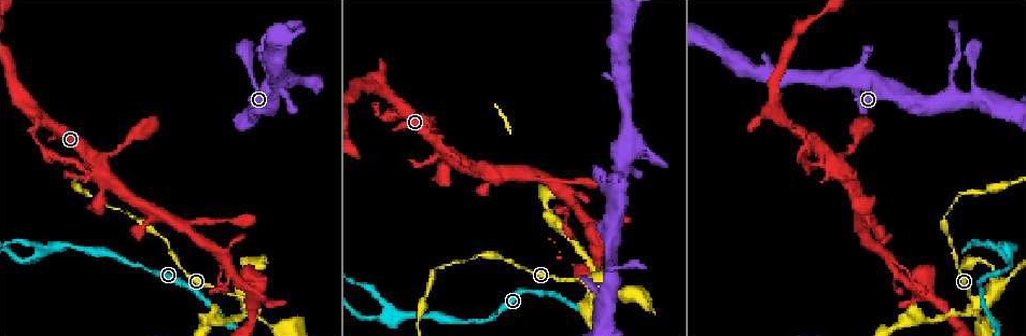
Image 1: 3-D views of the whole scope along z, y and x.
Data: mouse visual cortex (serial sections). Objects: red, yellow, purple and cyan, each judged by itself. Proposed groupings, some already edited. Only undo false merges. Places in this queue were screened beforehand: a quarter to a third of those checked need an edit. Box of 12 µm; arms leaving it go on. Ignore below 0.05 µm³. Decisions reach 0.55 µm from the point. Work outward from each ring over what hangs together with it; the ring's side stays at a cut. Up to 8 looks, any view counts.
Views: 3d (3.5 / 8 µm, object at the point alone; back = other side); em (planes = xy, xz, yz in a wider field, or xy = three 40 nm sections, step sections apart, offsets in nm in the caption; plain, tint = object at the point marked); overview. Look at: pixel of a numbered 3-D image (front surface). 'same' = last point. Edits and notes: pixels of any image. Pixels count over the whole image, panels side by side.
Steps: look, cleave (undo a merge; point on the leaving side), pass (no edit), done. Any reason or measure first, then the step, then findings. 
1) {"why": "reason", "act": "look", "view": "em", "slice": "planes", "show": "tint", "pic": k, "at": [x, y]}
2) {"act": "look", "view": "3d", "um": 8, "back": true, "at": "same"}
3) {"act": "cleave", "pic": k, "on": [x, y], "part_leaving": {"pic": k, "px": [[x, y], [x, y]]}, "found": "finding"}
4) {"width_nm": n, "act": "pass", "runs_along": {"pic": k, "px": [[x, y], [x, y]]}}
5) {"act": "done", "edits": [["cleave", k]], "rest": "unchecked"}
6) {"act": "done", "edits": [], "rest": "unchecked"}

{"why": "sharp bend", "act": "look", "view": "3d", "um": 3.5, "back": true, "pic": 1, "at": [428, 123]}

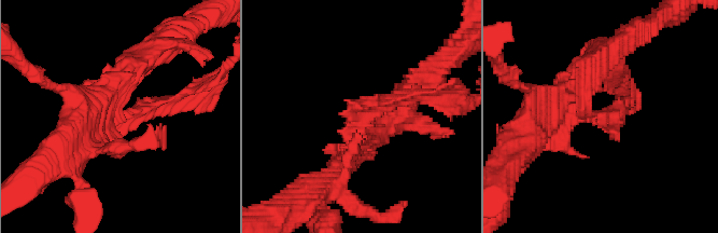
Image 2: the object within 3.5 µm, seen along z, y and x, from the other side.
{"why": "need the tissue", "act": "look", "view": "em", "slice": "xy", "step": 1, "show": "tint", "pic": 2, "at": [120, 117]}

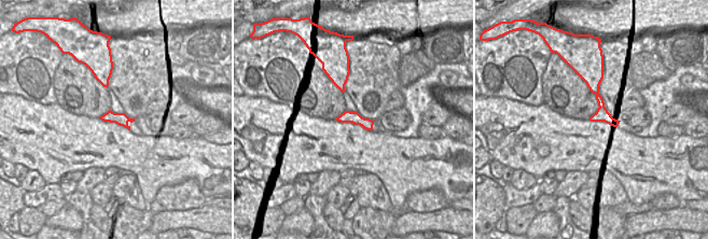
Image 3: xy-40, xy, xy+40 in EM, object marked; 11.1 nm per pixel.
{"act": "cleave", "pic": 2, "on": [367, 103], "part_leaving": {"pic": 2, "px": [[115, 112], [178, 103], [200, 85]]}, "found": "two cells meet here"}

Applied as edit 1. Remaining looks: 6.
{"why": "redraw", "act": "look", "view": "overview"}

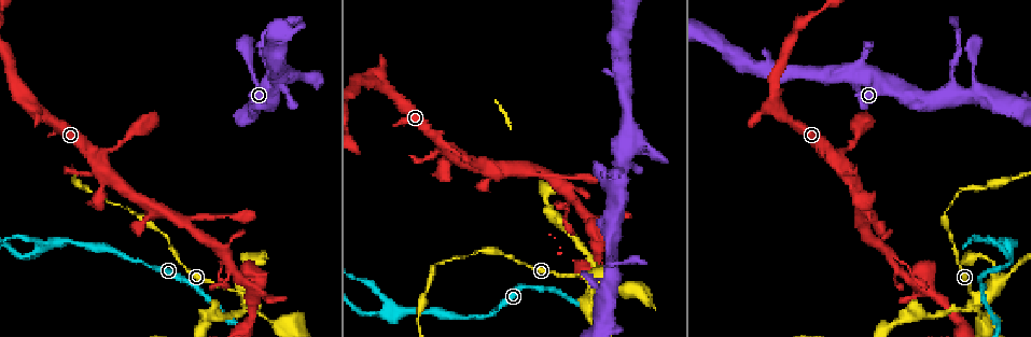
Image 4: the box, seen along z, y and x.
{"why": "three-way junction", "act": "look", "view": "em", "slice": "planes", "show": "tint", "pic": 4, "at": [396, 307]}

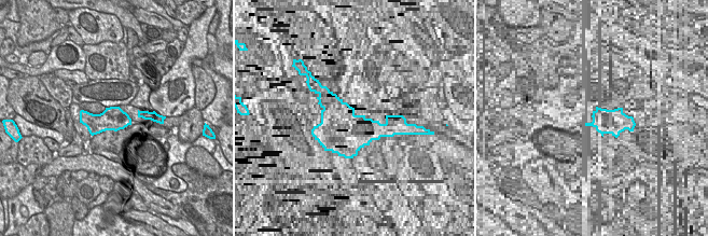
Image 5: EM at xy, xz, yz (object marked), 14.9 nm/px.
{"why": "see where the arms go", "act": "look", "view": "3d", "um": 3.5, "at": "same"}

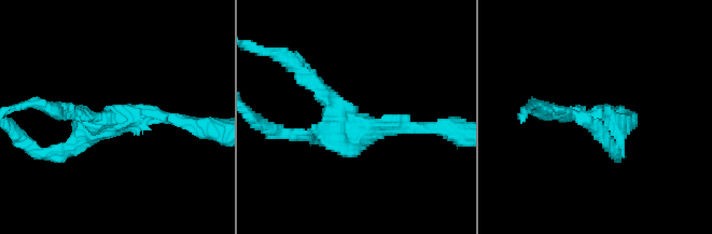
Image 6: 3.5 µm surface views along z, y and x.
{"act": "pass", "runs_along": {"pic": 6, "px": [[178, 120], [115, 116], [49, 150]]}, "found": "continuous, no second cell"}

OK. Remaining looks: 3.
{"why": "four arms meet", "act": "look", "view": "3d", "um": 3.5, "pic": 4, "at": [976, 299]}

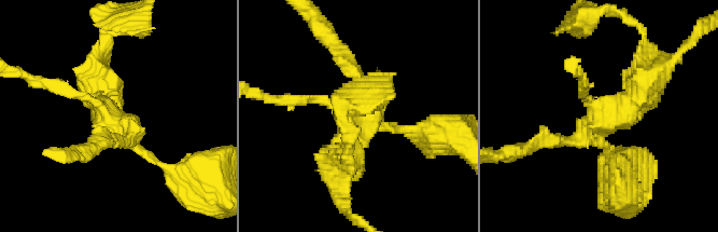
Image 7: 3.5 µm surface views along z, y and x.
{"act": "look", "view": "em", "slice": "xy", "step": 3, "show": "tint", "pic": 7, "at": [109, 118]}

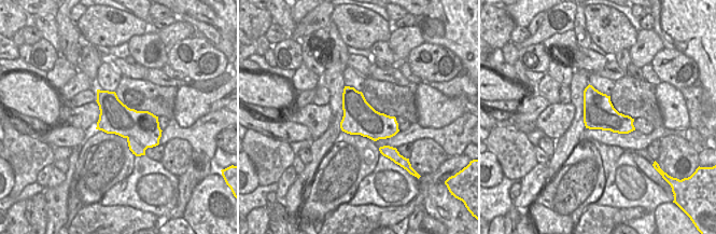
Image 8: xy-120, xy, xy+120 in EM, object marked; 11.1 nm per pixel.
{"arm_widths_nm": [150, 150, 150, 400], "act": "cleave", "pic": 7, "on": [107, 80], "found": "two cells meet here"}

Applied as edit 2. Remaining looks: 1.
{"act": "done", "edits": [["cleave", 2], ["cleave", 7]], "rest": "unchecked"}

